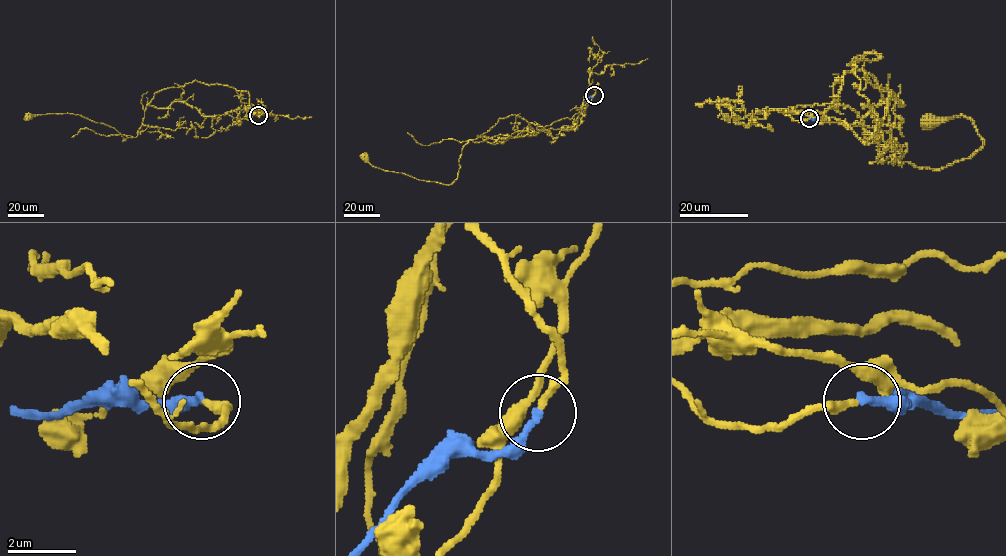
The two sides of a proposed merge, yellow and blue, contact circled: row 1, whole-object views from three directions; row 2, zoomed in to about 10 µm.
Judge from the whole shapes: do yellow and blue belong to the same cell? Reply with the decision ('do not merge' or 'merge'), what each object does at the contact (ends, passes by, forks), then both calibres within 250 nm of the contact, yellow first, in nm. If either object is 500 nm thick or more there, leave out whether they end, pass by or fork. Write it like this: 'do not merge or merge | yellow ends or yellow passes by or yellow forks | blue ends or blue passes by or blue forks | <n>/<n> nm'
merge | yellow passes by | blue ends | 180/240 nm

